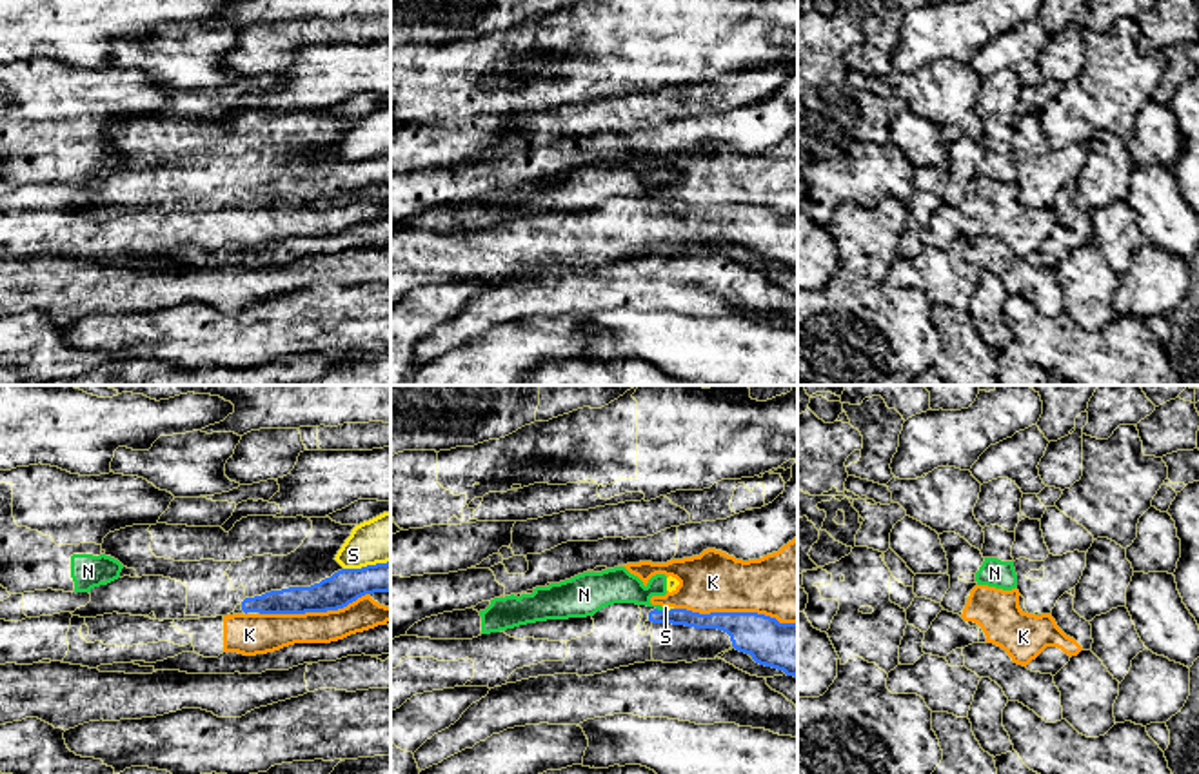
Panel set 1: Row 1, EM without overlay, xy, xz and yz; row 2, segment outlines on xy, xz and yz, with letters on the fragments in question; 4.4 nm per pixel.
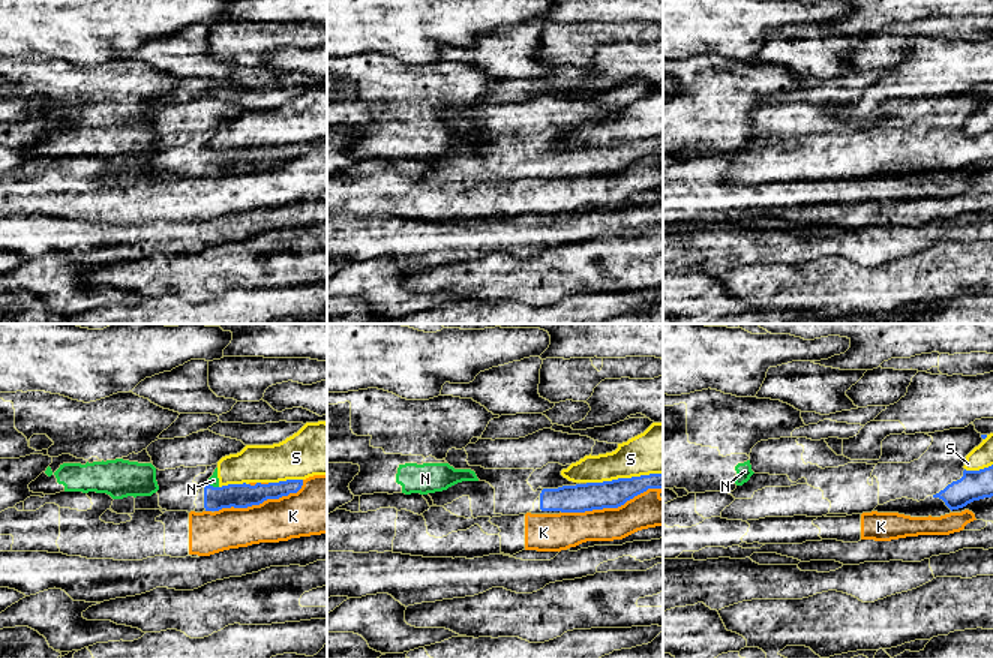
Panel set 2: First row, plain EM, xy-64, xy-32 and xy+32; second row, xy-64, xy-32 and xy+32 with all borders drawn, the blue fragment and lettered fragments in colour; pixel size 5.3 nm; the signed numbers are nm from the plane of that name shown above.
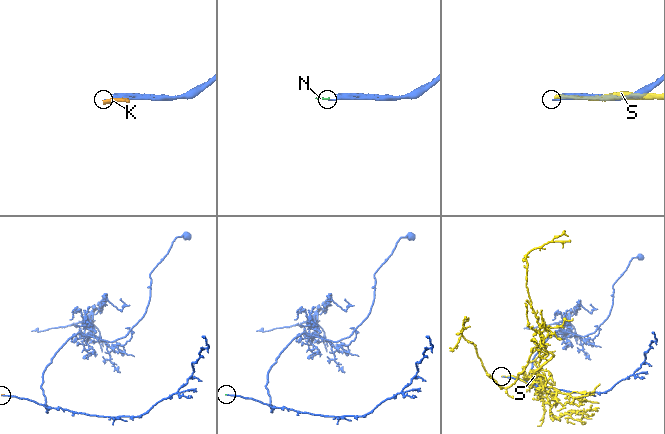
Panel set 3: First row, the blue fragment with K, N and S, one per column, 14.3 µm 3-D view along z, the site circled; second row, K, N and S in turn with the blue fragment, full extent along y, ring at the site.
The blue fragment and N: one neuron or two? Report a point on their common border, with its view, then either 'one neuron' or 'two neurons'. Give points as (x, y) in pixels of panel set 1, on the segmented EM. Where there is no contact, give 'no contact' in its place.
xz (660, 611) | two neurons

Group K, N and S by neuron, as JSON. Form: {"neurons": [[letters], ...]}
{"neurons": [["K"], ["N", "S"]]}

